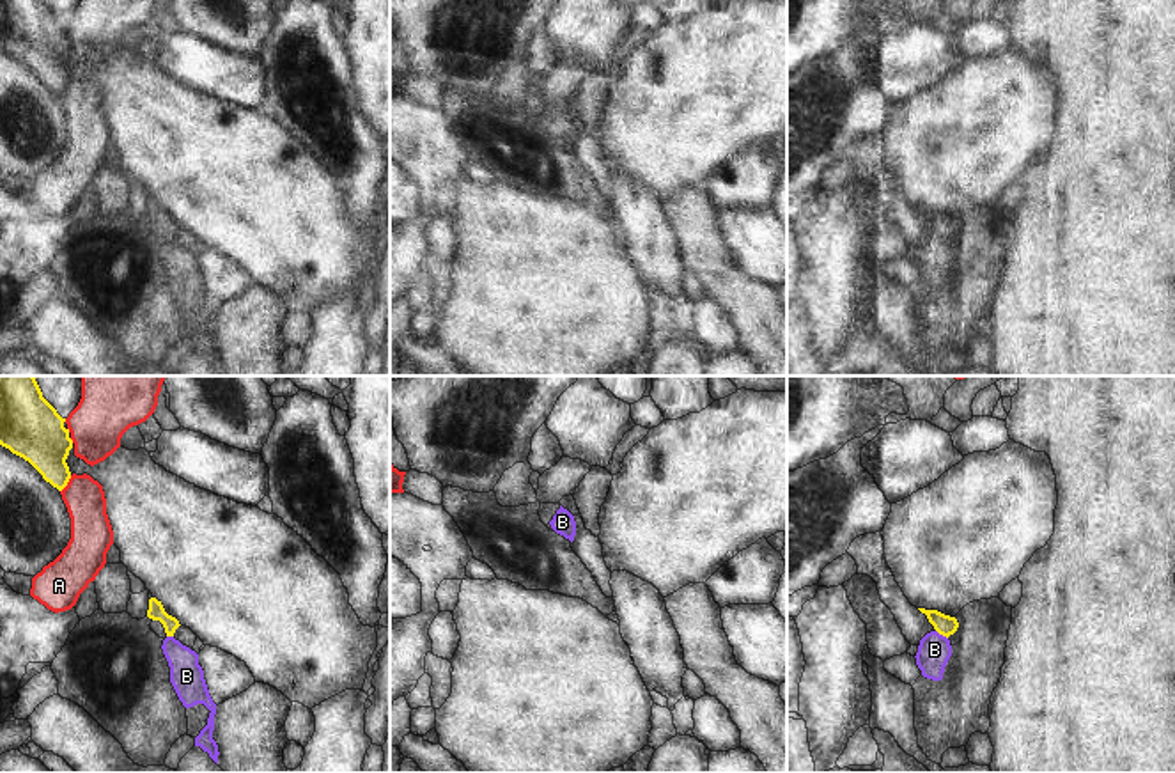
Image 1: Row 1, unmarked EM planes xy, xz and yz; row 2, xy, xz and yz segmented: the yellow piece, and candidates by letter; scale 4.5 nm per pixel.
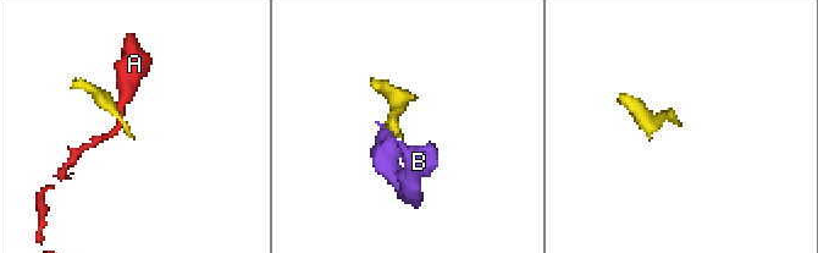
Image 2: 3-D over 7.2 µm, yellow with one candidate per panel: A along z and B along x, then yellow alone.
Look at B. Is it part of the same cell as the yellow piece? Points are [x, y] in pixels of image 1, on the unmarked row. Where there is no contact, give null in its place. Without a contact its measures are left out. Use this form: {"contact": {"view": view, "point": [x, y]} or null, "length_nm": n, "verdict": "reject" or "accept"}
{"contact": {"view": "yz", "point": [941, 236]}, "length_nm": 70, "verdict": "accept"}

